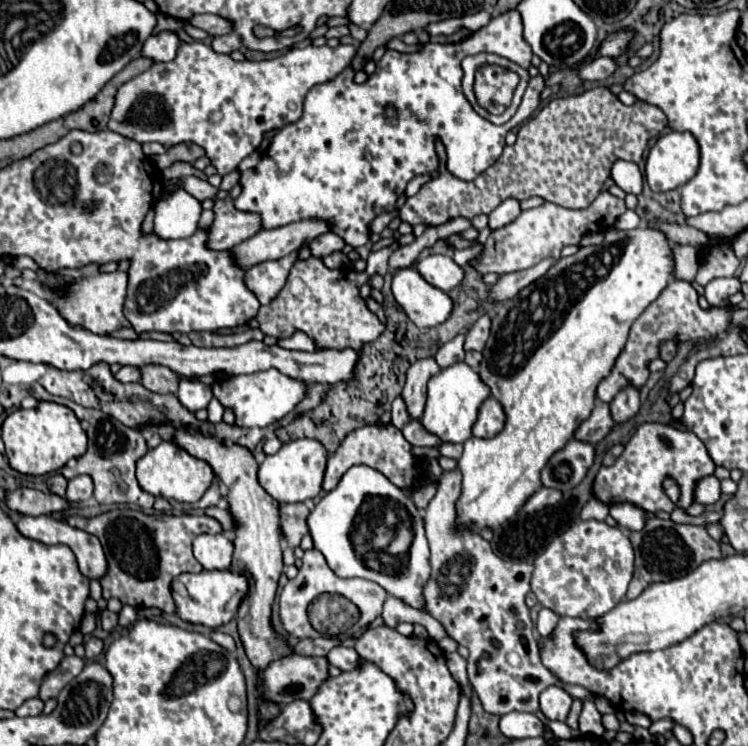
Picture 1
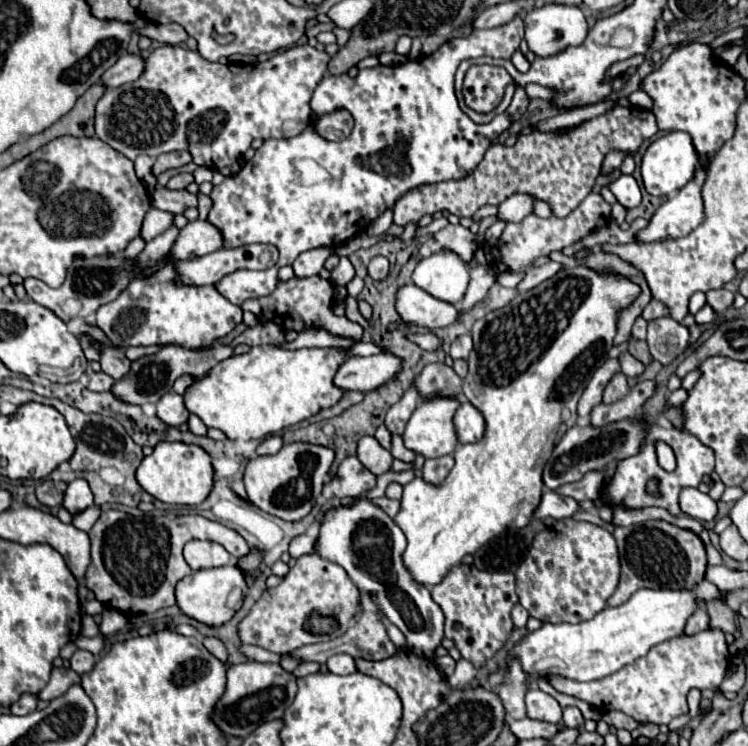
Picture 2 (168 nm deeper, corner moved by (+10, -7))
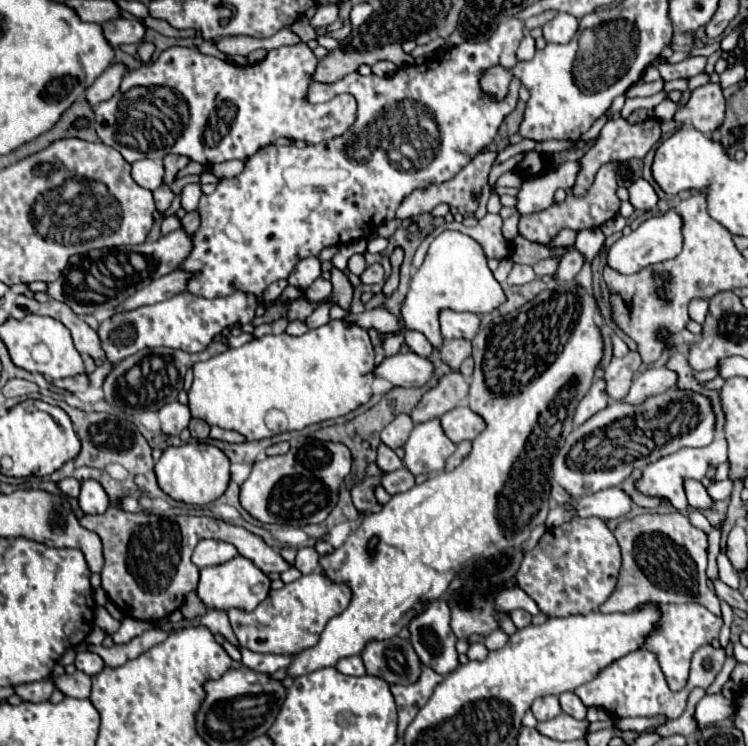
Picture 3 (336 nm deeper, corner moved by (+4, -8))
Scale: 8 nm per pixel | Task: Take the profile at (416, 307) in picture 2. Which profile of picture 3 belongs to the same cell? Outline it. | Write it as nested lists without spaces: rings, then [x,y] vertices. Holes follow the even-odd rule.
[[[443,309],[443,313],[439,313],[439,323],[443,339],[473,339],[479,329],[479,315]]]

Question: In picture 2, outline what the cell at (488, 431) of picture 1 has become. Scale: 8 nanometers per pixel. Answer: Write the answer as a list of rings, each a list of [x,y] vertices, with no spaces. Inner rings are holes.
[[[461,400],[459,408],[453,416],[453,424],[455,424],[455,432],[457,432],[457,438],[461,444],[481,440],[481,436],[485,432],[485,420],[483,420],[481,412],[477,408],[473,408],[473,404],[469,404],[467,400]]]

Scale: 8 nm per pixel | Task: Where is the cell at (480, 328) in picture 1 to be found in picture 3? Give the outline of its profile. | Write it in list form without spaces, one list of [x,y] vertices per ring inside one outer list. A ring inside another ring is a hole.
[[[445,341],[439,355],[451,369],[459,369],[459,365],[471,355],[471,341]]]

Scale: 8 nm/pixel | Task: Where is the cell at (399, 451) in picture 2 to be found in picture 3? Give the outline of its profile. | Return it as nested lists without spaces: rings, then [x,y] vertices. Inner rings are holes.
[[[397,469],[397,471],[391,471],[387,473],[383,479],[381,479],[381,485],[385,487],[385,491],[389,495],[395,495],[395,493],[405,493],[407,489],[411,489],[415,485],[415,475],[409,471],[409,469]]]

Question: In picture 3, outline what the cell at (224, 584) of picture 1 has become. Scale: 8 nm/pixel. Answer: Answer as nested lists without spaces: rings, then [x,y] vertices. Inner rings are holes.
[[[237,555],[231,561],[215,567],[205,567],[201,569],[199,585],[197,585],[197,597],[207,609],[217,609],[217,611],[229,611],[233,607],[251,611],[255,609],[265,597],[269,595],[269,579],[265,573],[261,573],[253,561]]]

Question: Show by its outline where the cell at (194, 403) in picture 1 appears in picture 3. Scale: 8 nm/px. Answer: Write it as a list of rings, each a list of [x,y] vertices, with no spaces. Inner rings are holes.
[[[173,401],[163,405],[159,409],[159,419],[161,419],[161,431],[167,435],[179,435],[191,421],[191,411],[187,405]]]

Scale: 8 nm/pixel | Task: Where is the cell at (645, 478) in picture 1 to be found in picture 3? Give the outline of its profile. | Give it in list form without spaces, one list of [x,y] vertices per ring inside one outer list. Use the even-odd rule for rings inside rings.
[[[721,433],[707,447],[699,447],[699,449],[679,449],[673,455],[661,457],[659,461],[647,465],[641,471],[641,477],[635,481],[635,487],[643,495],[647,495],[647,497],[667,499],[667,501],[671,501],[671,505],[677,511],[685,511],[687,509],[687,501],[685,501],[685,491],[683,491],[683,479],[703,479],[705,473],[711,467],[719,467],[725,461],[727,461],[727,441],[725,441],[725,437]]]

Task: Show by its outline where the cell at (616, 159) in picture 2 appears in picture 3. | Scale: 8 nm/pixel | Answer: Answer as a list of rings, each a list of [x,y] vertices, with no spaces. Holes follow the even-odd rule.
[[[609,161],[607,165],[603,165],[597,175],[595,181],[589,189],[589,193],[585,197],[573,197],[567,195],[567,199],[563,203],[553,203],[549,209],[539,211],[539,213],[531,213],[531,215],[523,215],[519,221],[519,235],[525,237],[531,243],[539,243],[549,247],[551,241],[557,237],[557,233],[565,227],[569,229],[593,229],[593,227],[601,227],[603,223],[607,223],[609,219],[613,219],[619,211],[619,199],[615,195],[617,191],[617,171],[619,171],[619,163]]]

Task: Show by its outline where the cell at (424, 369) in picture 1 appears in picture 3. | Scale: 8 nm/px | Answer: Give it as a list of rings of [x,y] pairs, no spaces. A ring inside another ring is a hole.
[[[401,413],[399,417],[395,417],[383,431],[381,431],[381,441],[385,445],[389,445],[391,449],[397,449],[397,447],[403,447],[411,429],[413,429],[413,421],[411,421],[411,415],[407,413]]]

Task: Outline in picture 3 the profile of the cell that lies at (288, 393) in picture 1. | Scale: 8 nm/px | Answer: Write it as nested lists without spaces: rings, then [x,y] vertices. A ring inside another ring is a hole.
[[[333,319],[331,323],[319,329],[309,329],[301,337],[291,337],[287,333],[263,335],[259,339],[245,343],[239,349],[227,349],[225,353],[219,353],[209,361],[195,363],[193,365],[195,379],[189,389],[189,409],[193,417],[203,419],[209,425],[231,429],[241,433],[247,441],[257,441],[275,435],[265,425],[265,415],[271,409],[283,411],[287,417],[287,429],[293,431],[347,415],[359,405],[367,403],[371,399],[373,365],[375,365],[375,351],[367,331],[357,325],[347,327],[339,319]]]

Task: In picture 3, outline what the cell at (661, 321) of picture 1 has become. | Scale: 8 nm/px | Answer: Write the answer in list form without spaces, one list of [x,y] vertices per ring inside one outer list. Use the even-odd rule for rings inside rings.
[[[597,379],[589,393],[581,399],[579,407],[577,407],[577,413],[575,413],[575,427],[579,427],[581,423],[585,423],[589,417],[593,417],[597,411],[605,409],[609,405],[609,397],[605,393],[605,381],[603,379]]]

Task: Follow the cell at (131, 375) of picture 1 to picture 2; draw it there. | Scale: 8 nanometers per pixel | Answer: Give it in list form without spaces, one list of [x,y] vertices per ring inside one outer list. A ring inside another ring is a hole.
[[[89,370],[89,382],[87,382],[87,388],[93,390],[93,392],[105,392],[113,386],[113,378],[111,376],[105,376],[105,372],[93,372]]]

